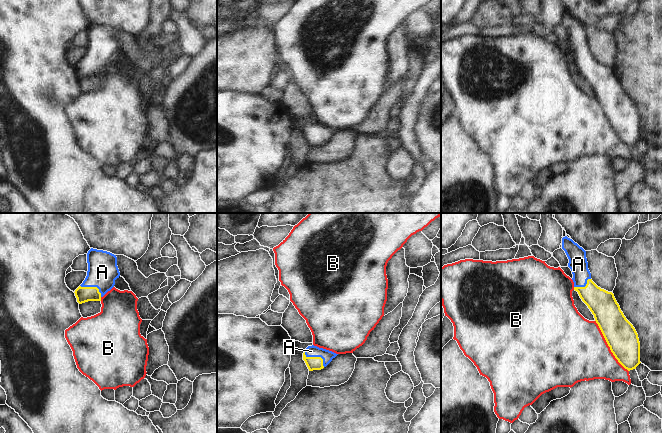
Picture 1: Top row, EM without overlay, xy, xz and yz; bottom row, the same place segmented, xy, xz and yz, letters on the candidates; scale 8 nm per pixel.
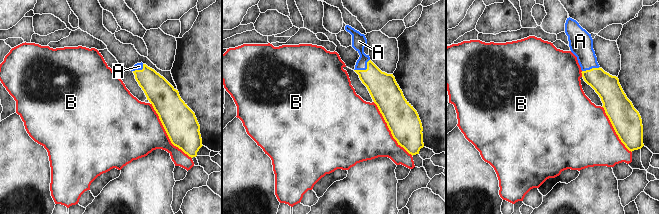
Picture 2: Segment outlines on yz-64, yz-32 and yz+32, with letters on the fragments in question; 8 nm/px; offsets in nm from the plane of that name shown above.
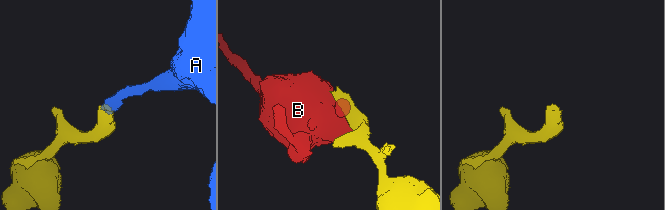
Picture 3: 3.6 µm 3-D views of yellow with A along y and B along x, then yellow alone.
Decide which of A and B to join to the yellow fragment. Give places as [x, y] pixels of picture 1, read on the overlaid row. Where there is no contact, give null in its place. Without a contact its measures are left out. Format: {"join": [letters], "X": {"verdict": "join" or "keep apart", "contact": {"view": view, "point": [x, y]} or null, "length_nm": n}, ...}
{"join": ["A"], "A": {"verdict": "join", "contact": {"view": "xz", "point": [316, 357]}, "length_nm": 200}, "B": {"verdict": "keep apart", "contact": {"view": "yz", "point": [608, 345]}, "length_nm": 500}}

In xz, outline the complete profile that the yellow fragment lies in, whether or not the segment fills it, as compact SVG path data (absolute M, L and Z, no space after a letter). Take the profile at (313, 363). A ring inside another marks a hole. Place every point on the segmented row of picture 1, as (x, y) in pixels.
M312 345L306 348L303 353L303 360L305 361L309 371L321 370L337 355L338 354L332 351Z

